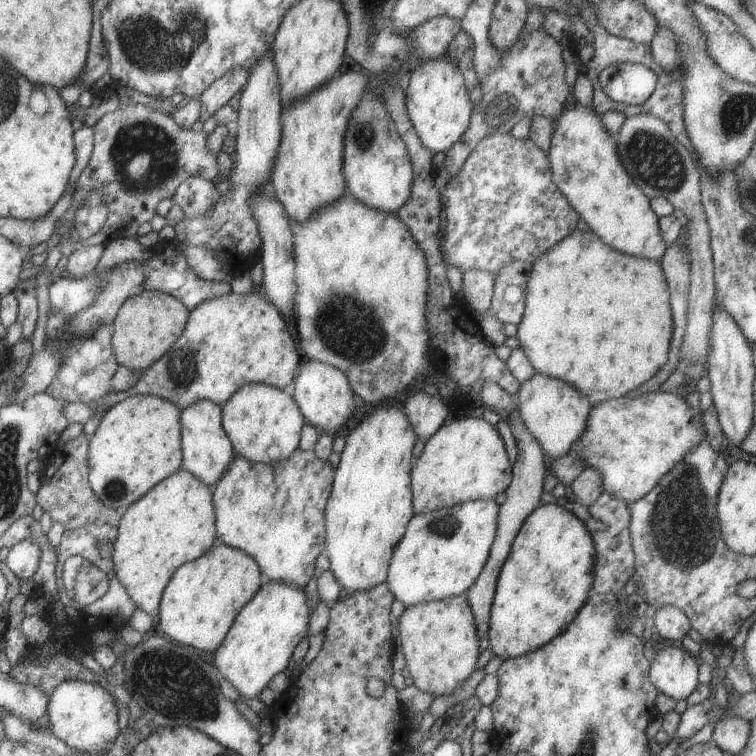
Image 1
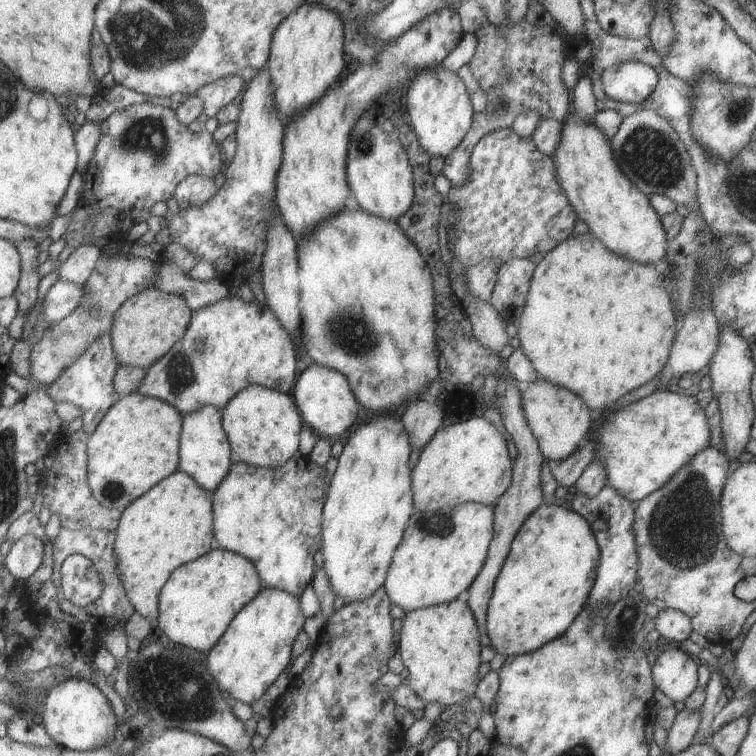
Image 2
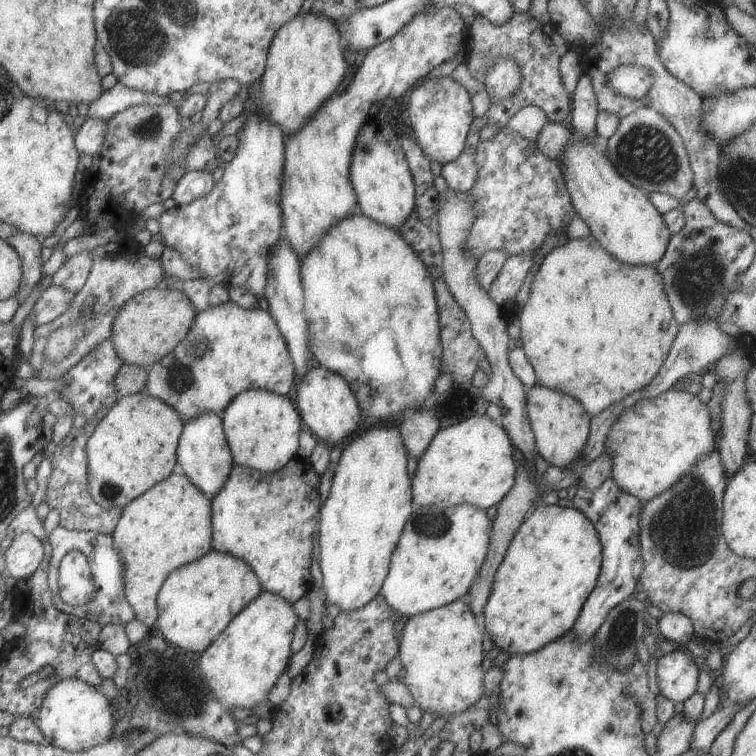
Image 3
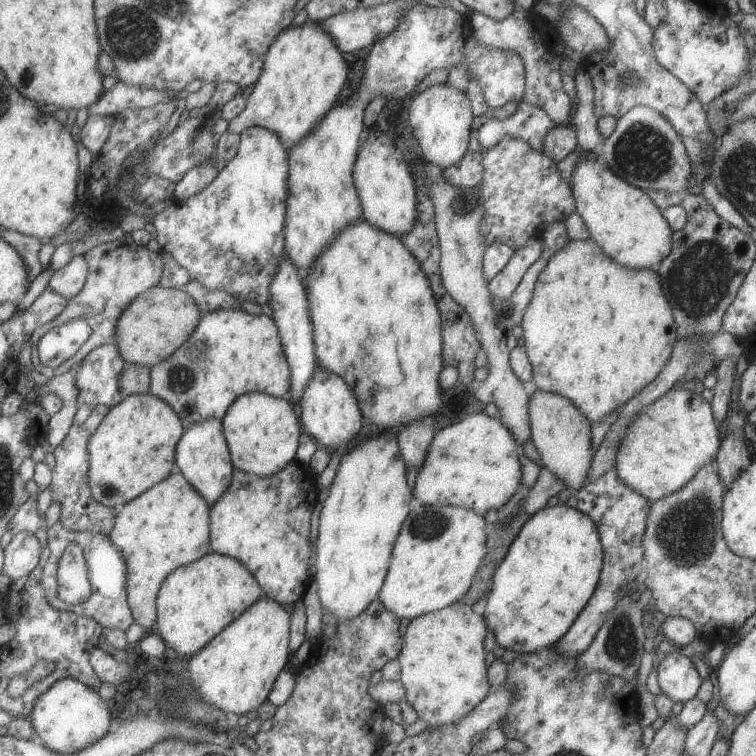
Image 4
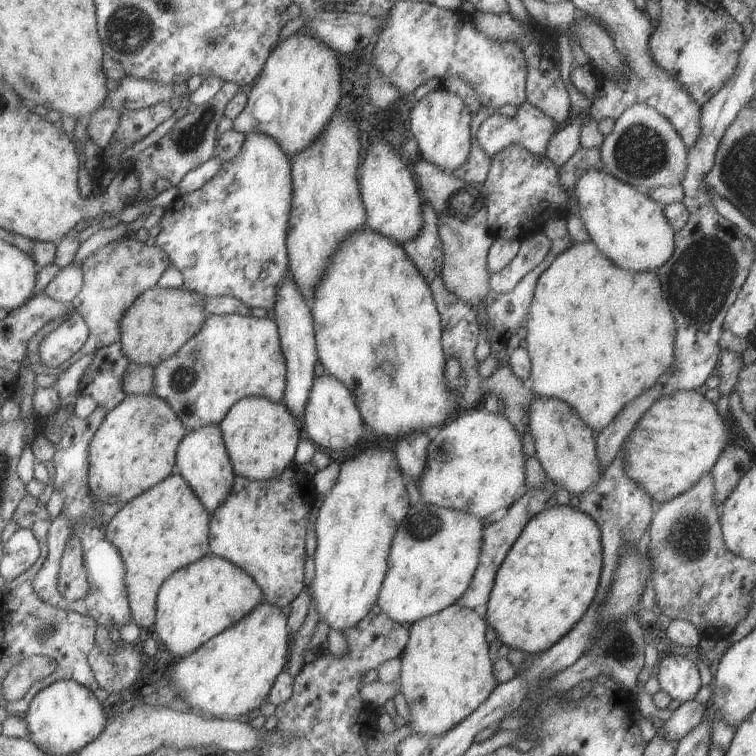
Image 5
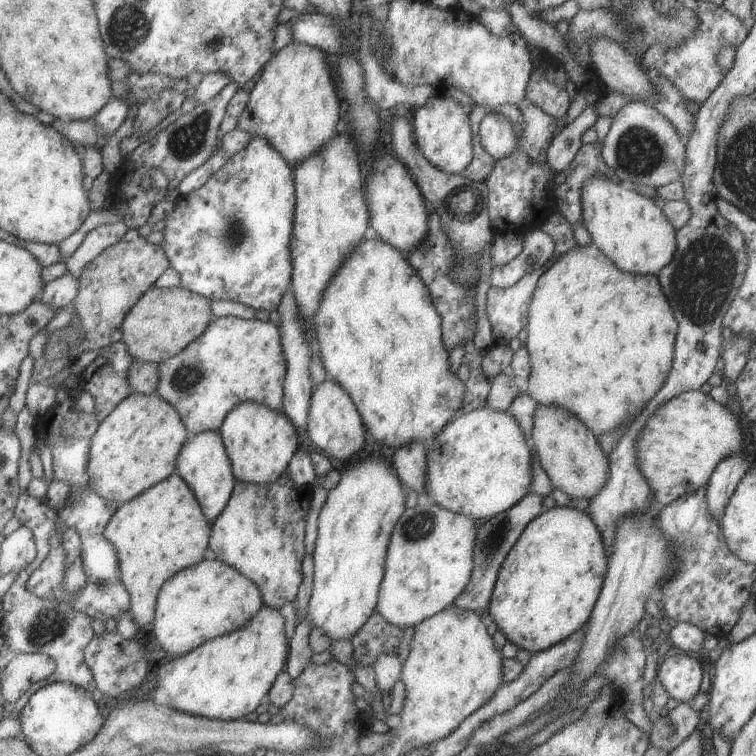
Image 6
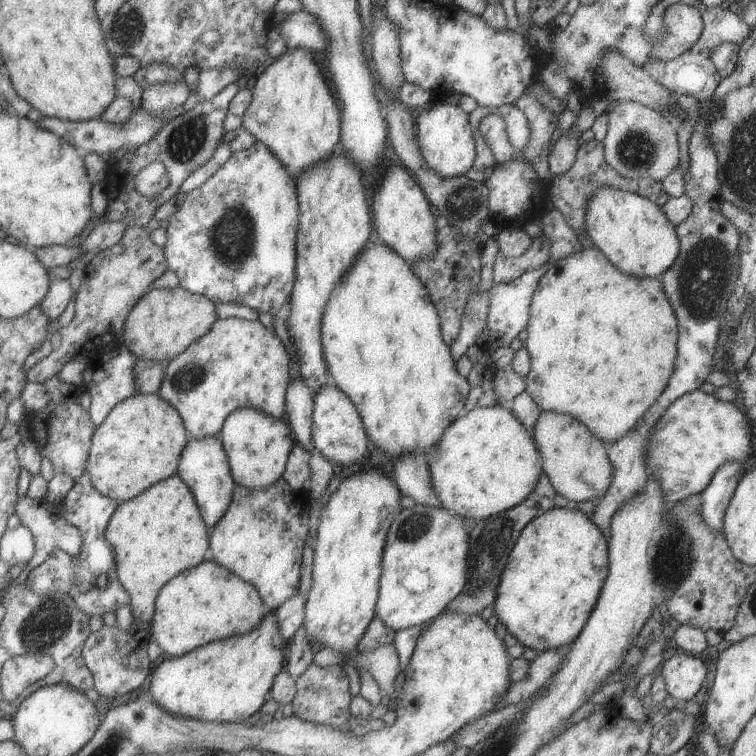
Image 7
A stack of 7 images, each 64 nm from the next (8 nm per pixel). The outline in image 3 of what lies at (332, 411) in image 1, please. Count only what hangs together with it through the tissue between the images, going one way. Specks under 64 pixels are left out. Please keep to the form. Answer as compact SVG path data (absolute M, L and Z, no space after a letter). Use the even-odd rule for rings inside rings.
M316 363L296 382L291 396L303 428L307 428L329 446L343 442L343 438L347 436L351 438L355 434L355 428L361 428L361 422L365 420L347 381L335 371L327 370Z

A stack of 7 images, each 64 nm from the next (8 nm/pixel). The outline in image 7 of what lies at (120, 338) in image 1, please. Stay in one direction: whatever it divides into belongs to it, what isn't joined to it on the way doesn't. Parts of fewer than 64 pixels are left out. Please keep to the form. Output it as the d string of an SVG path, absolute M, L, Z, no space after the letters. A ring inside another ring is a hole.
M179 286L172 289L148 289L124 318L121 344L137 359L164 363L177 356L191 342L203 336L215 322L212 300Z

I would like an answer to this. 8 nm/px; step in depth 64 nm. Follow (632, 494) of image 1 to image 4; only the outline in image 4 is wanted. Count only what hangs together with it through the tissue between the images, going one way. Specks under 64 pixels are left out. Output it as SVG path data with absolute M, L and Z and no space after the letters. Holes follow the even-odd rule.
M671 387L629 421L614 458L614 469L623 484L650 504L683 486L703 463L715 458L721 436L710 403L686 389Z

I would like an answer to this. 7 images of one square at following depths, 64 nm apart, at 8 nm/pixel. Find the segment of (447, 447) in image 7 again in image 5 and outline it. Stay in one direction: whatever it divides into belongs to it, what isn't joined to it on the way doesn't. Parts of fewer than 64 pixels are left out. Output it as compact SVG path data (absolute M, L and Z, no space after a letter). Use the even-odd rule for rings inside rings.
M483 407L473 408L453 422L443 424L432 433L425 466L416 483L422 501L468 512L480 519L498 508L508 508L525 490L523 463L526 458L521 441L505 417L491 414Z

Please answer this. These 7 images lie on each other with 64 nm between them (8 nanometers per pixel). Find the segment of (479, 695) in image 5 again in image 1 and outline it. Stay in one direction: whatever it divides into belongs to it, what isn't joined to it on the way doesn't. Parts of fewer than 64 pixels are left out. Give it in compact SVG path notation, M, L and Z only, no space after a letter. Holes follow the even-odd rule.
M465 595L405 607L397 619L398 637L410 672L409 684L431 693L434 698L450 695L475 670L480 652L474 616Z

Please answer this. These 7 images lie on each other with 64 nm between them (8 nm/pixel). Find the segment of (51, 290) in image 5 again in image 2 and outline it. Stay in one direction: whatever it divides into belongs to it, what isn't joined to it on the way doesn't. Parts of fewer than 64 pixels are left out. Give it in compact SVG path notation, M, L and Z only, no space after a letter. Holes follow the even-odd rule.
M93 243L79 245L60 264L57 279L83 286L93 267L97 264L100 254L101 248L93 245Z

